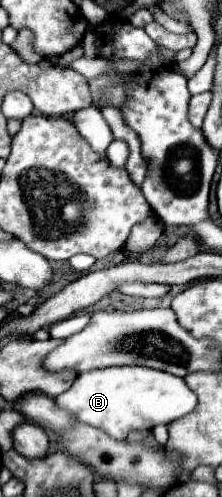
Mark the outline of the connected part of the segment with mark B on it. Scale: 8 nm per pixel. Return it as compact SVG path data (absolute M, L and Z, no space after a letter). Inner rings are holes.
M108 367L86 371L54 401L60 409L72 413L76 421L98 427L118 441L124 441L132 431L150 431L156 425L168 425L196 407L196 395L188 389L182 377L150 367Z

